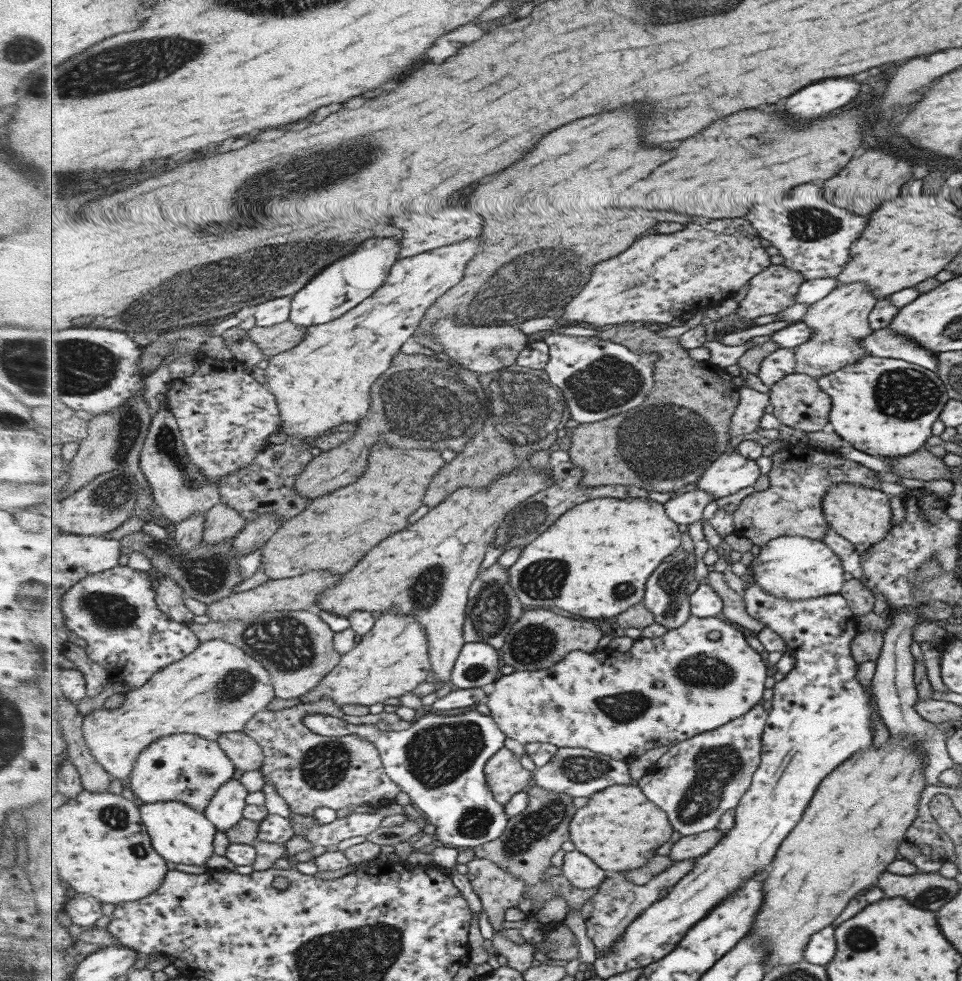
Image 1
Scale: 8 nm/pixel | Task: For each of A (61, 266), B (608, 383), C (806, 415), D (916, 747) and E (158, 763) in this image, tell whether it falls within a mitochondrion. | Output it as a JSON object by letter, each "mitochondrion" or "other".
{"A":"other","B":"mitochondrion","C":"other","D":"other","E":"other"}

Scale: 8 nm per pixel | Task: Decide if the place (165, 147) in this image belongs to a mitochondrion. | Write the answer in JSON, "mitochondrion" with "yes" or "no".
{"mitochondrion":"no"}

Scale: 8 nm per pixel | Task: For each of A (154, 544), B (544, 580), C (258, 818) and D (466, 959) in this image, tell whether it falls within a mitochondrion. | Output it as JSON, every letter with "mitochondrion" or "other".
{"A":"mitochondrion","B":"mitochondrion","C":"other","D":"other"}

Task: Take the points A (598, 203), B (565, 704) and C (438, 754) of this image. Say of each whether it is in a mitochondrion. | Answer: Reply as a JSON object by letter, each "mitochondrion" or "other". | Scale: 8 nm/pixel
{"A":"other","B":"other","C":"mitochondrion"}

